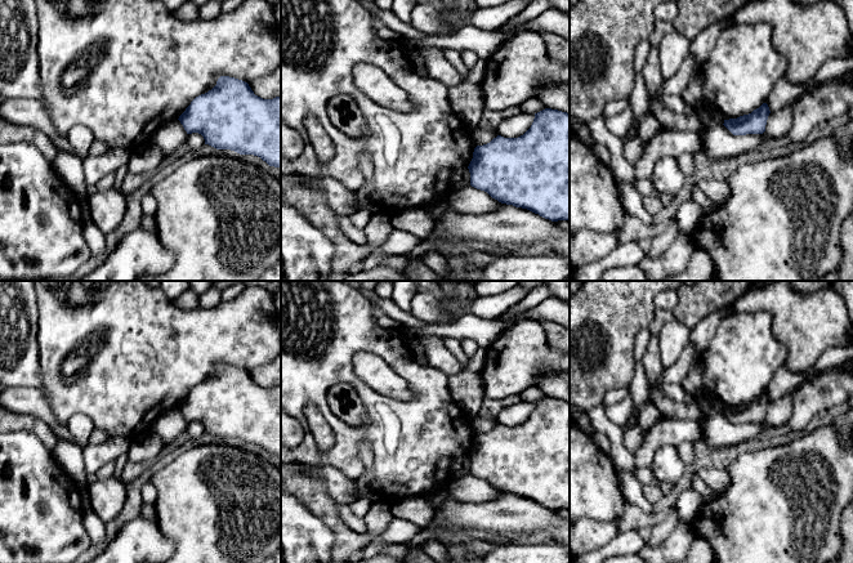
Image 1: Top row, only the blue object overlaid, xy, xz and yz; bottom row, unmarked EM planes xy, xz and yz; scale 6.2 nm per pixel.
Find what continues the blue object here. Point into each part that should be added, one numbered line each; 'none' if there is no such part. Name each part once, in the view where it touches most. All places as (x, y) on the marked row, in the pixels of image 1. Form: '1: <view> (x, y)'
none

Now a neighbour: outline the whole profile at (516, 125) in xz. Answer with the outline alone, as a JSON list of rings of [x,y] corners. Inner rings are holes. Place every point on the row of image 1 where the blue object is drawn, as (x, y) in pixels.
[[[517,112],[504,120],[496,129],[497,135],[504,138],[518,138],[523,135],[532,125],[535,113]]]

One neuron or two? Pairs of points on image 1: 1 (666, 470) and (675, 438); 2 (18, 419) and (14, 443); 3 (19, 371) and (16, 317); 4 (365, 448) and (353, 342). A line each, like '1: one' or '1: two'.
1: two
2: two
3: one
4: two

